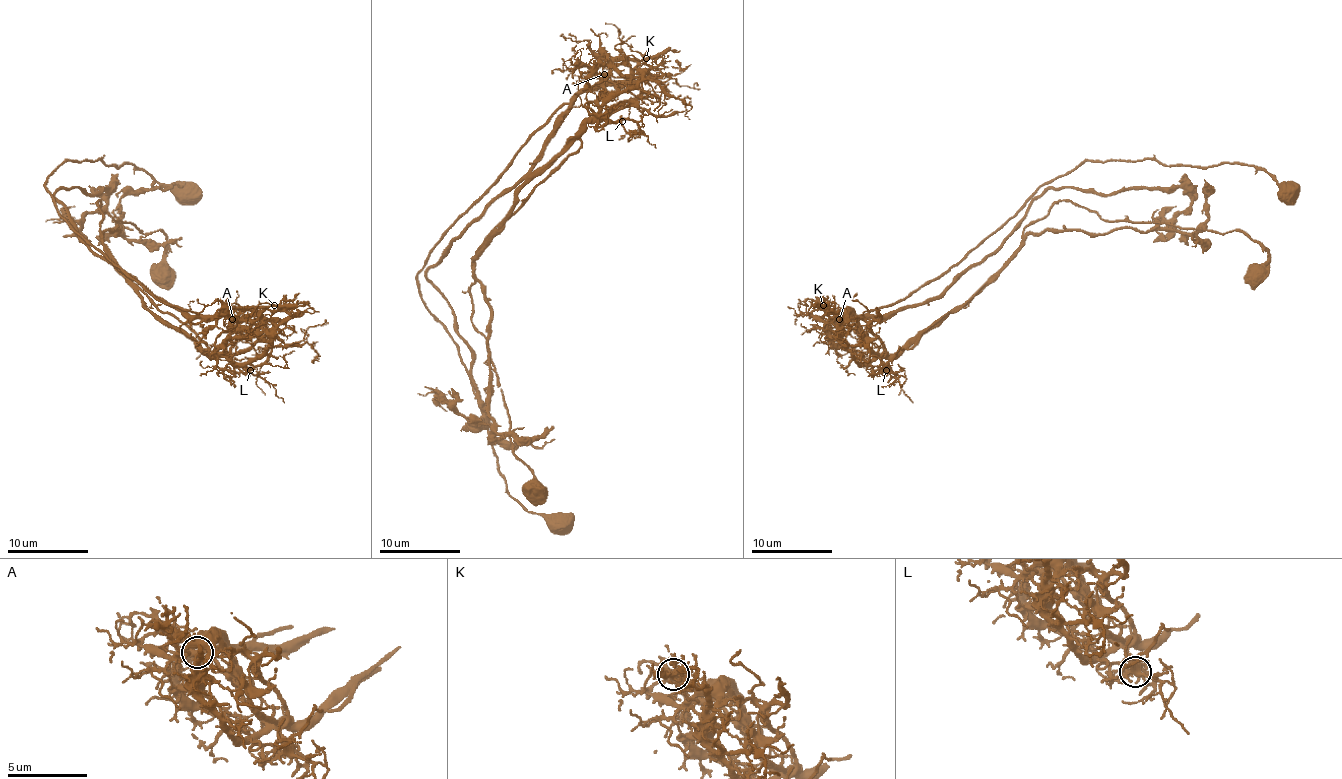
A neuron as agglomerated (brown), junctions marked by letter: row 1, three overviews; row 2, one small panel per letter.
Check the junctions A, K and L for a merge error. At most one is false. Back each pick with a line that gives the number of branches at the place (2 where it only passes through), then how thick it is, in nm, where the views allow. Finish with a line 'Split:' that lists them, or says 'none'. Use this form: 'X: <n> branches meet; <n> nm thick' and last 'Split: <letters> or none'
A: 5 branches meet; 280 nm thick
Split: A

